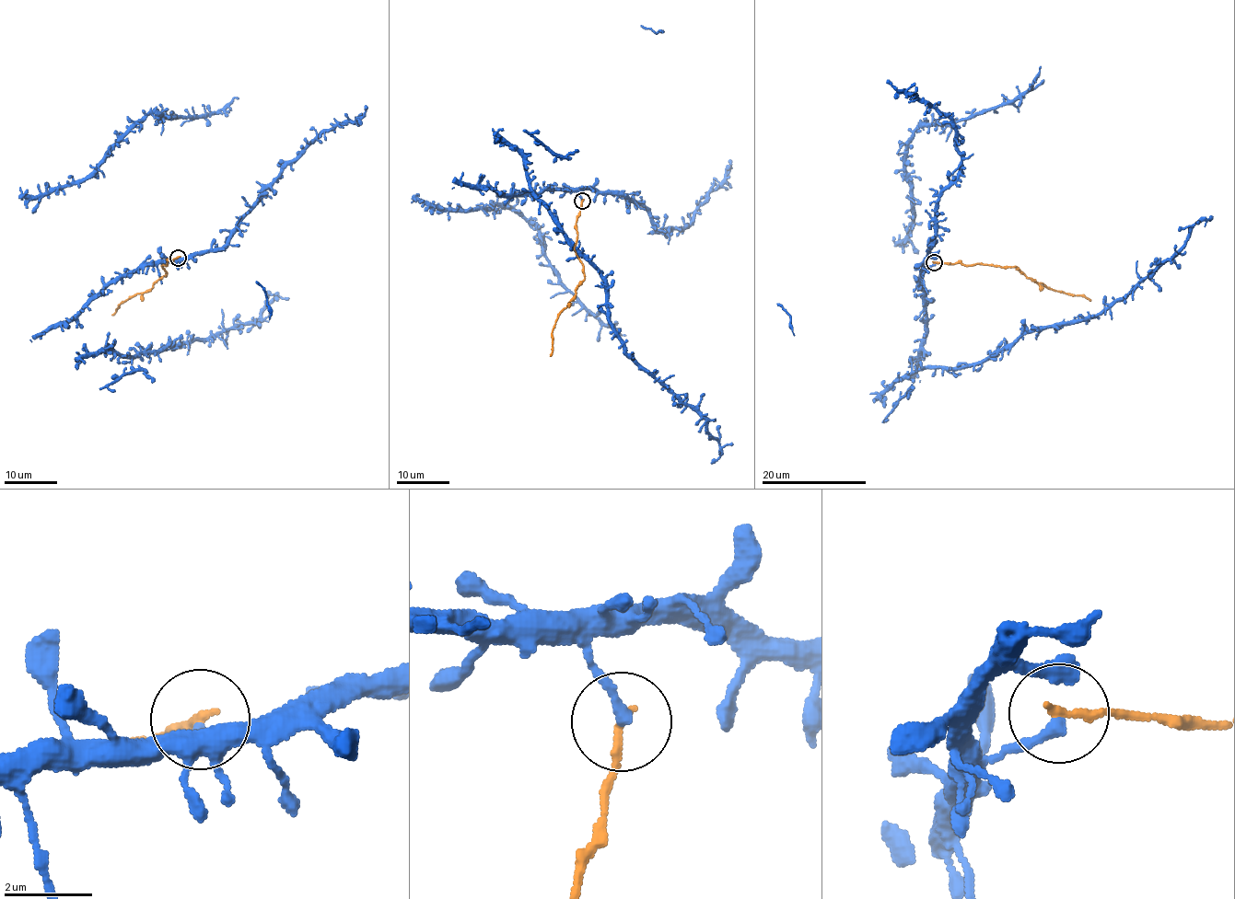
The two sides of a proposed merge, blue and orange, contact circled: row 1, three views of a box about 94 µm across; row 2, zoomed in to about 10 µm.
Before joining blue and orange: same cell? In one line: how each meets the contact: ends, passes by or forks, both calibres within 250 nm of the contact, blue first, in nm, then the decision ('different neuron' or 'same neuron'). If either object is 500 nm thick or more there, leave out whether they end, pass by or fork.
blue ends | orange ends | 260/200 nm | different neuron

